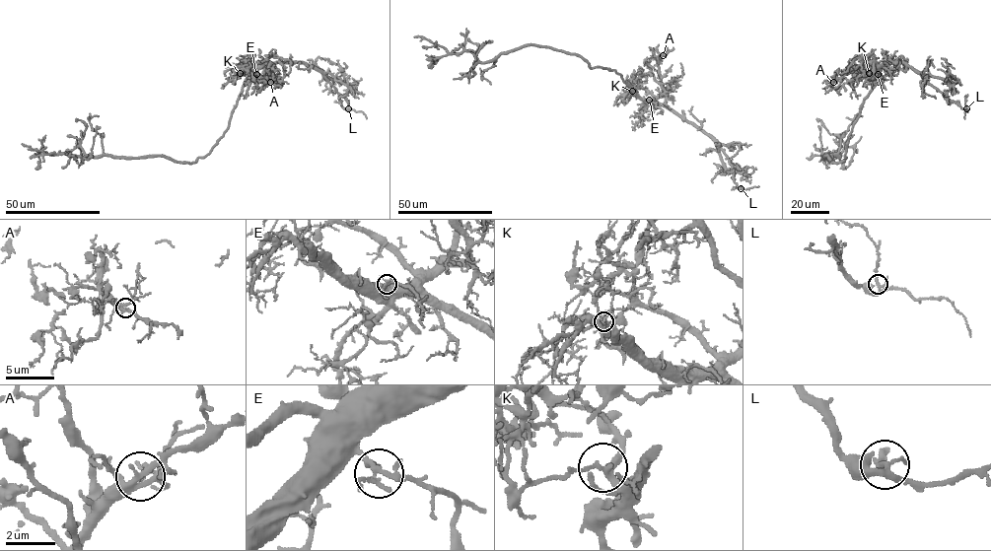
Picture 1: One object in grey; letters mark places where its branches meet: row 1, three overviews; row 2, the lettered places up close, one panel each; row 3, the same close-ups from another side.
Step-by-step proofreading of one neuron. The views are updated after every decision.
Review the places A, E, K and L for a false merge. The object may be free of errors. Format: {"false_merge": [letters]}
{"false_merge": ["K"]}

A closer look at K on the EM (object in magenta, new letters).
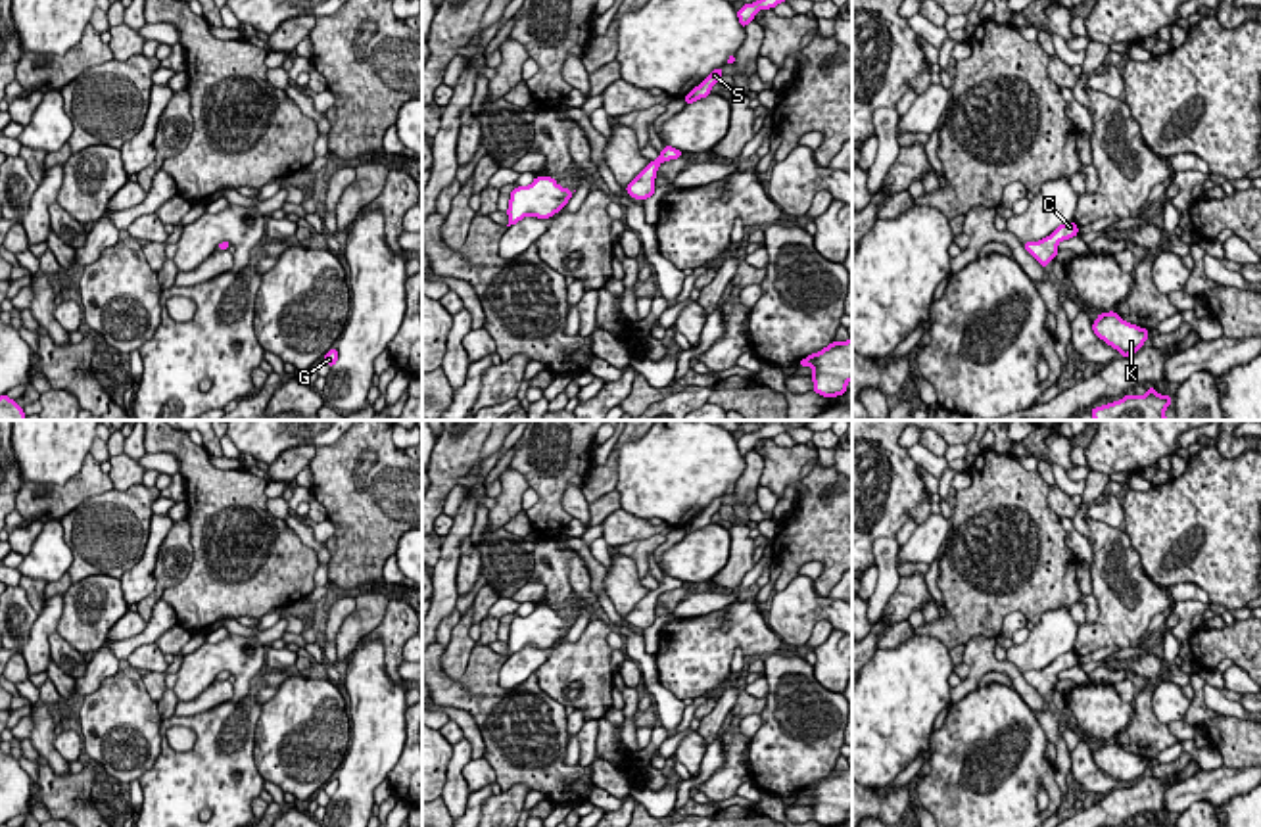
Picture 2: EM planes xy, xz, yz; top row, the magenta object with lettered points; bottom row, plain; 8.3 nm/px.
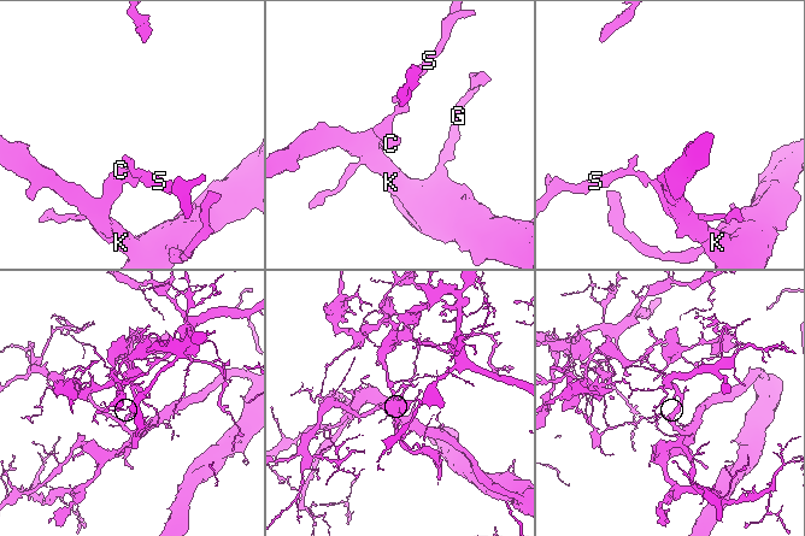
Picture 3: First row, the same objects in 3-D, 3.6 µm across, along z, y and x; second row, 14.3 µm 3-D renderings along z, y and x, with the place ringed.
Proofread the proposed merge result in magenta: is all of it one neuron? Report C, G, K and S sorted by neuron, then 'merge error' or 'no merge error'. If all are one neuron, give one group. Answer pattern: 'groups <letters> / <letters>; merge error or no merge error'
groups C G K / S; merge error

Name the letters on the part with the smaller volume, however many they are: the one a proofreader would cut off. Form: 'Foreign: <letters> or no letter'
Foreign: S

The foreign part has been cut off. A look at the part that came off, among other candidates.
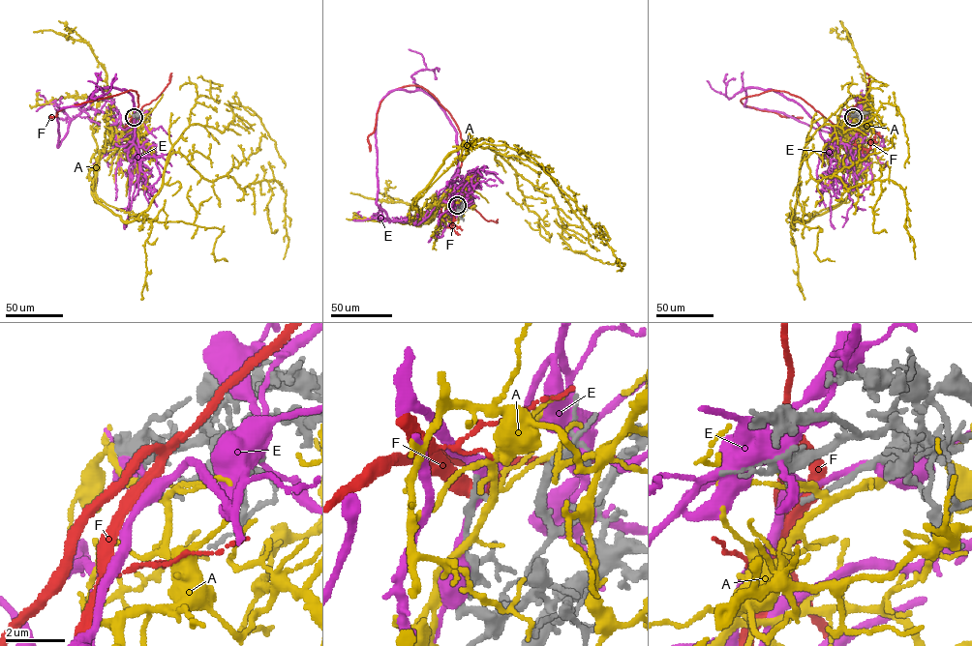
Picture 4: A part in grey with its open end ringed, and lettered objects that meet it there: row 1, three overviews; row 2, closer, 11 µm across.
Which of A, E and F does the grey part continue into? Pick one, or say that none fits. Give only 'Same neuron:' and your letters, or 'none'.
Same neuron: none

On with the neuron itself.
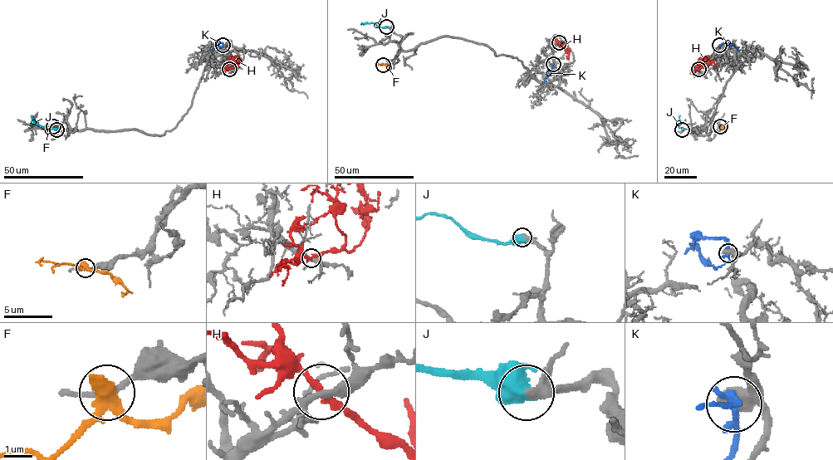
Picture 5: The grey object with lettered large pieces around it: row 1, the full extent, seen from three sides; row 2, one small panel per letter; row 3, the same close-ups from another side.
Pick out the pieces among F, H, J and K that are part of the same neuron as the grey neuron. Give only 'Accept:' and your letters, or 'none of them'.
Accept: J

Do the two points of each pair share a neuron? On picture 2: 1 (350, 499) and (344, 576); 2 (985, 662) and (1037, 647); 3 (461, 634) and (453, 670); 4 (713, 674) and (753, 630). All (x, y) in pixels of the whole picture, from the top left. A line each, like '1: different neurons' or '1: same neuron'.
1: same neuron
2: different neurons
3: same neuron
4: same neuron

